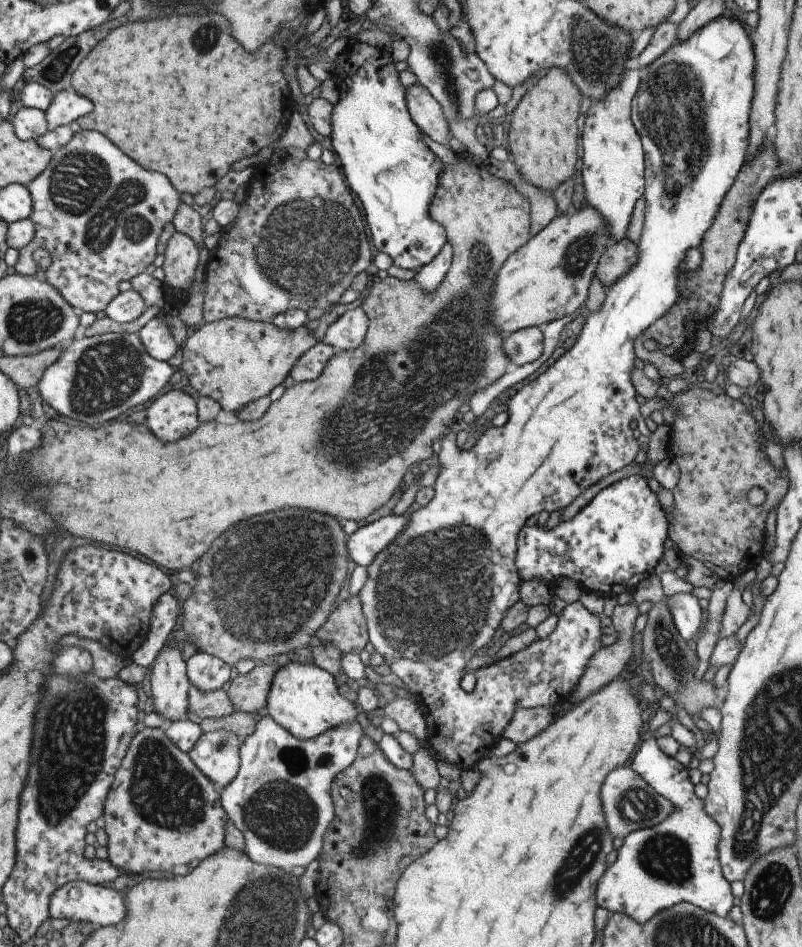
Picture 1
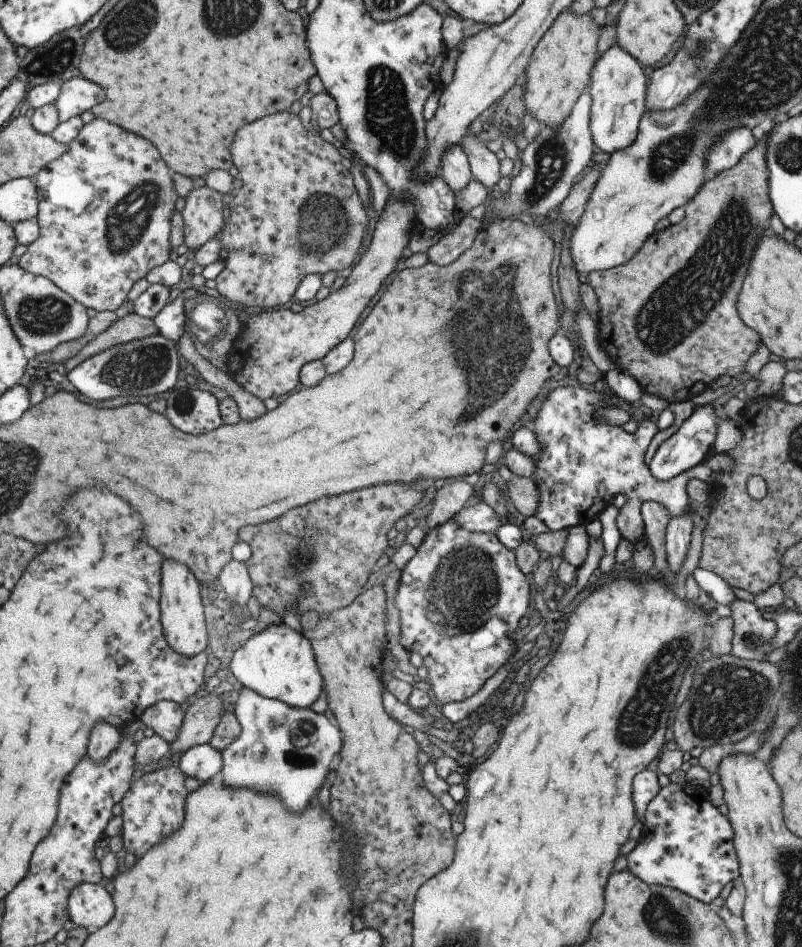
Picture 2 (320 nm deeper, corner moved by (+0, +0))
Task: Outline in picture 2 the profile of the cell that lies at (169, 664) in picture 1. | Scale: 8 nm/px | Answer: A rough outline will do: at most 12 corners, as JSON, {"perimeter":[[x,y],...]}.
{"perimeter":[[175,560],[161,564],[160,623],[168,647],[209,649],[202,590]]}

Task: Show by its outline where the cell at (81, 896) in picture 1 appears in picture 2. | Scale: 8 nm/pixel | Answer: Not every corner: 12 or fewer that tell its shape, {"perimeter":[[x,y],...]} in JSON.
{"perimeter":[[103,883],[70,890],[68,918],[75,926],[101,928],[113,916]]}

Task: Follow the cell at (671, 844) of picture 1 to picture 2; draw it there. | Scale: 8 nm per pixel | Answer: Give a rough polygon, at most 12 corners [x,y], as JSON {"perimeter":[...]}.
{"perimeter":[[708,789],[647,803],[627,870],[710,904],[740,874]]}

